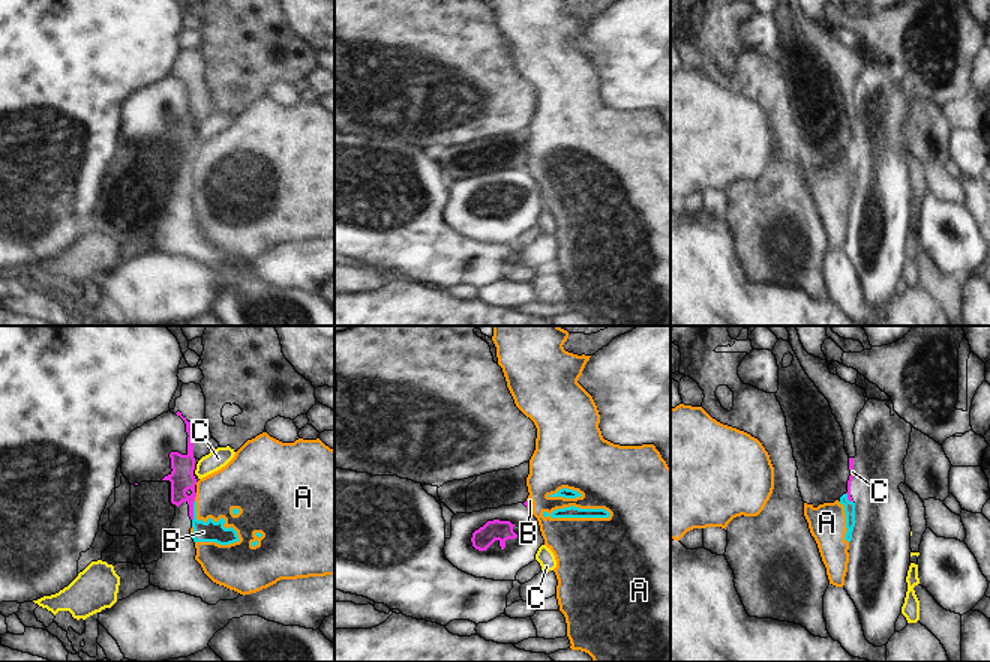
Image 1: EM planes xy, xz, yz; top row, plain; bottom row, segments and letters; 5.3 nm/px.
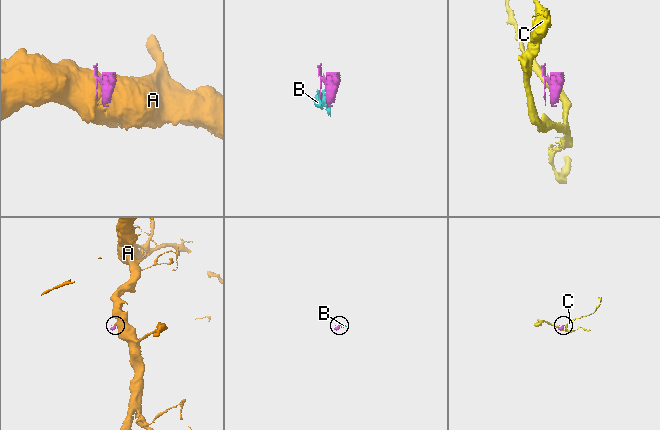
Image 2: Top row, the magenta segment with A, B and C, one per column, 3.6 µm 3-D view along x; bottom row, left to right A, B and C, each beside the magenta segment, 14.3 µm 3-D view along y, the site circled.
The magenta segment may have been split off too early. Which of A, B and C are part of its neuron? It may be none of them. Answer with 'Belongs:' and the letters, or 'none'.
Belongs: none

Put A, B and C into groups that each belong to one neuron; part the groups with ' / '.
A B / C

